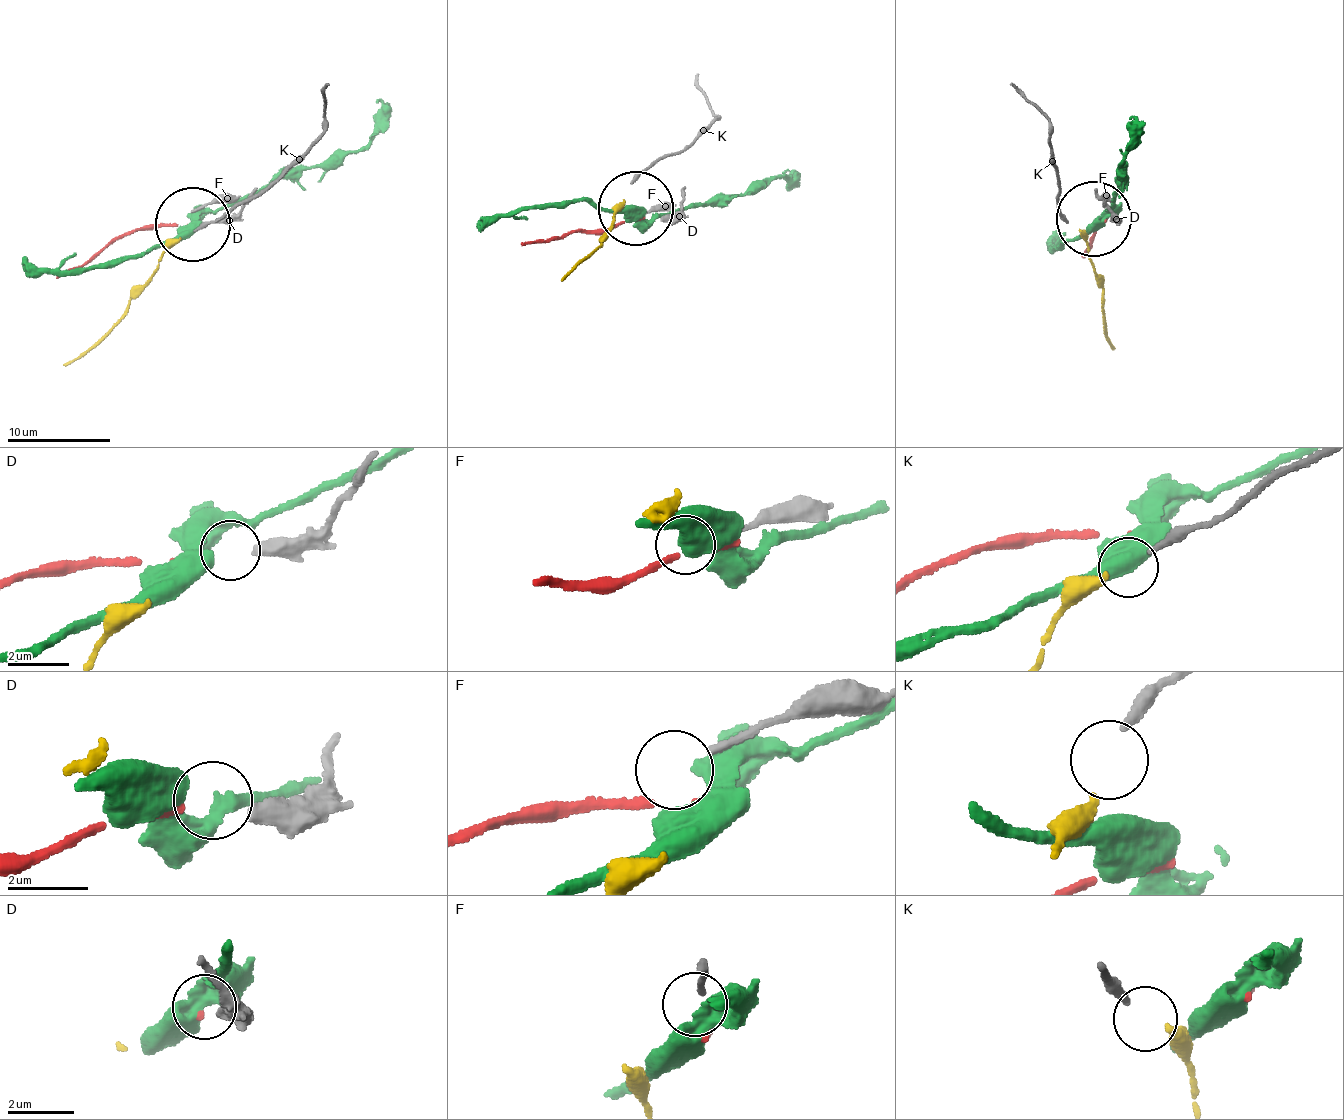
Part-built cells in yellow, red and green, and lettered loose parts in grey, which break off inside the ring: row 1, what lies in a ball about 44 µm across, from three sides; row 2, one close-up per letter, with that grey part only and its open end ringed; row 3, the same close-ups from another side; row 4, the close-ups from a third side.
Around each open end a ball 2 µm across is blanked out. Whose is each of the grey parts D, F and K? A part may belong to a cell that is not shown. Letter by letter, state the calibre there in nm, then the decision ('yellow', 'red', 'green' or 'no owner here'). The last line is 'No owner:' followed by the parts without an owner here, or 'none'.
D: 480 nm | red
F: 170 nm | no owner here
K: 240 nm | yellow
No owner: F

